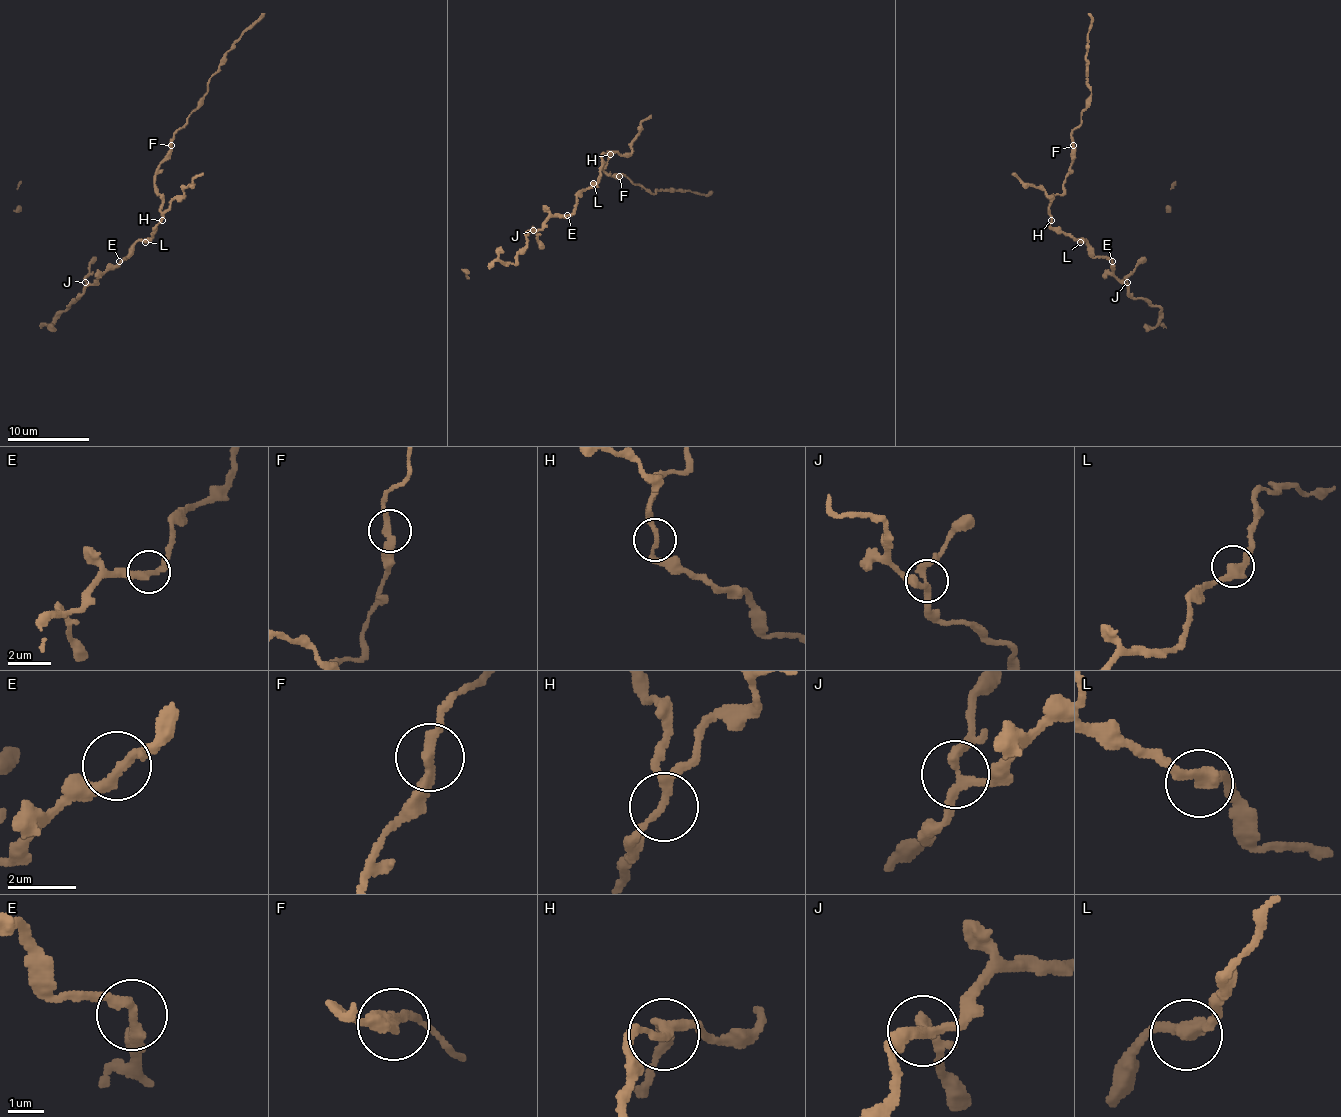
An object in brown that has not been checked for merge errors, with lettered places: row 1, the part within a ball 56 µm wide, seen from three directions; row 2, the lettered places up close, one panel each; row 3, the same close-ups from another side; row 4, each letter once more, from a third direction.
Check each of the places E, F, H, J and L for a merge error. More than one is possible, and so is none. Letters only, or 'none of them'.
none of them

